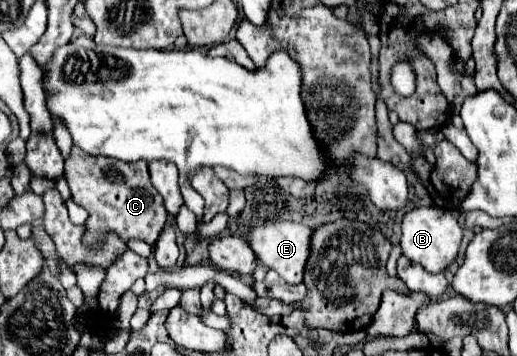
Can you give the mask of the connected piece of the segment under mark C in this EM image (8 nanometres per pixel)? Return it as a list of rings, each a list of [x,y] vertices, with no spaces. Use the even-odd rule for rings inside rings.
[[[73,147],[69,161],[65,161],[65,179],[69,183],[73,201],[81,205],[87,213],[87,235],[85,243],[91,247],[101,243],[105,233],[117,233],[123,241],[135,237],[153,245],[165,227],[167,213],[157,189],[149,181],[149,171],[145,161],[123,163],[109,157],[89,157],[81,149]]]

